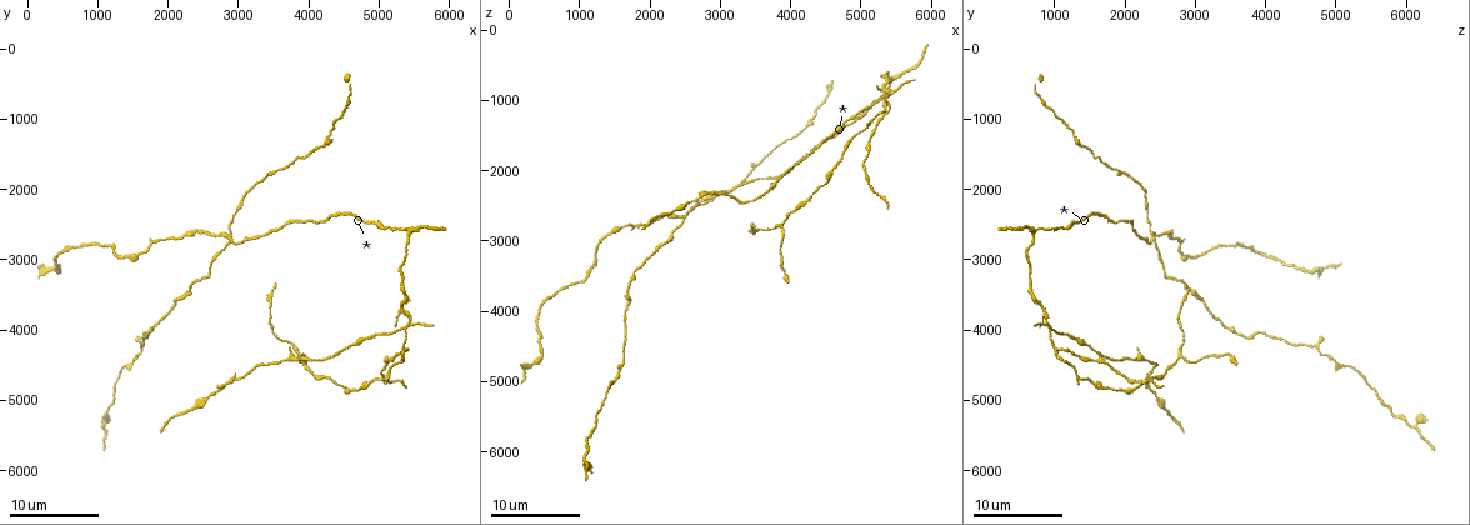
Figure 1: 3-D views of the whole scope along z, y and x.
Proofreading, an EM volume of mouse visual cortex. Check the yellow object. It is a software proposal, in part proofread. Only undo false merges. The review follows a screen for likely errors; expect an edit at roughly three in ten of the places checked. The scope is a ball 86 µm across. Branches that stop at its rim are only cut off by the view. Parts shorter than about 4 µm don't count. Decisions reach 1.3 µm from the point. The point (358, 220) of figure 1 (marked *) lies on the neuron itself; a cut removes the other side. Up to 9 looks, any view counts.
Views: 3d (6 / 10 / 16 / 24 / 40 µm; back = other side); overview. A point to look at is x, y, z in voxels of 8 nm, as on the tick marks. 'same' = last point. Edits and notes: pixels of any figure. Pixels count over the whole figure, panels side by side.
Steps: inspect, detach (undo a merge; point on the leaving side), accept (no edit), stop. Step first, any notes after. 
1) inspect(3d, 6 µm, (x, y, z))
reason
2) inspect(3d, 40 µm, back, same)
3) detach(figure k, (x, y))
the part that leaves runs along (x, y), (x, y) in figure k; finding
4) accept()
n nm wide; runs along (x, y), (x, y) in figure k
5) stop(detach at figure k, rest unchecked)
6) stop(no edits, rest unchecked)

inspect(3d, 6 µm, (2900, 2700, 2450))
four arms meet

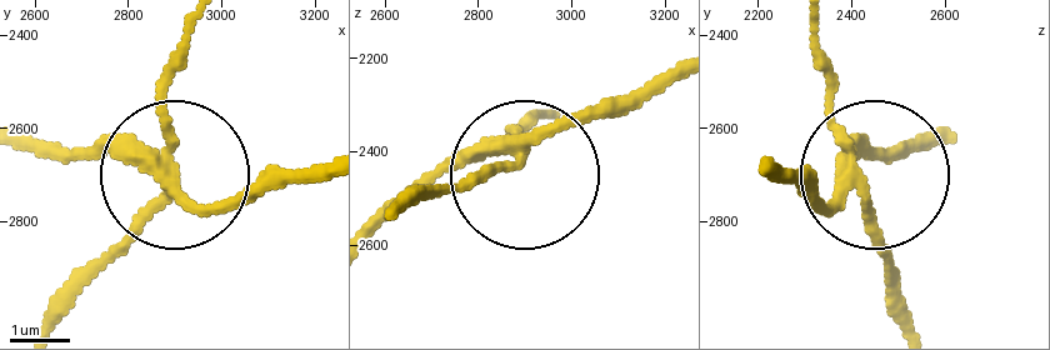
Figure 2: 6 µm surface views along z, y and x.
inspect(3d, 6 µm, back, (2880, 2730, 2420))

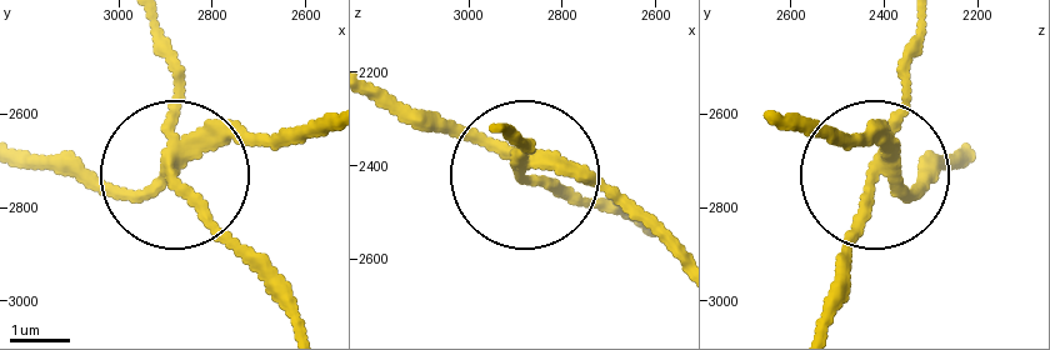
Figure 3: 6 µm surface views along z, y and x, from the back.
detach(figure 3, (206, 225))
210 nm wide; two neurons meet here

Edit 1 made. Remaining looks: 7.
inspect(overview)

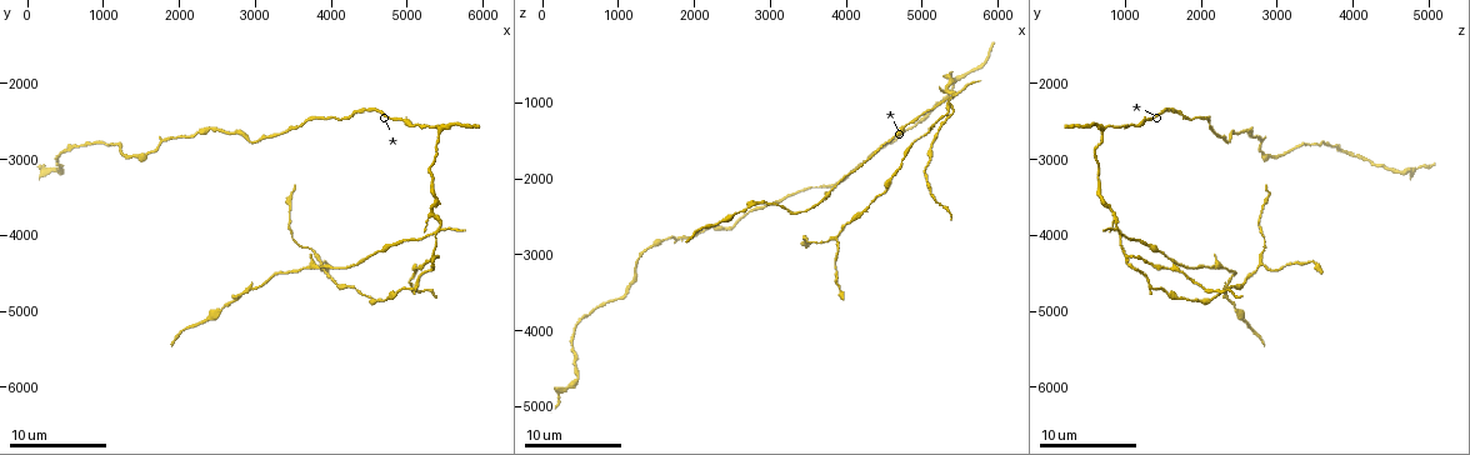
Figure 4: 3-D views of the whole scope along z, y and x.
inspect(3d, 16 µm, (5400, 2600, 700))
three-way junction

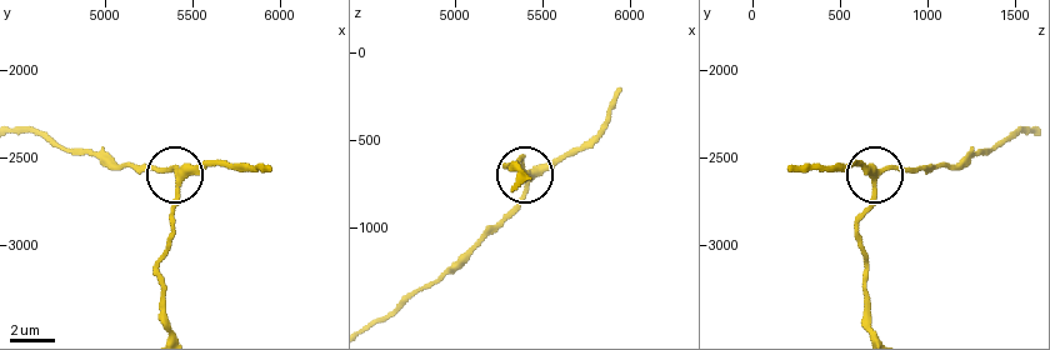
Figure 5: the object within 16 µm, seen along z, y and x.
inspect(3d, 6 µm, (5440, 2620, 700))

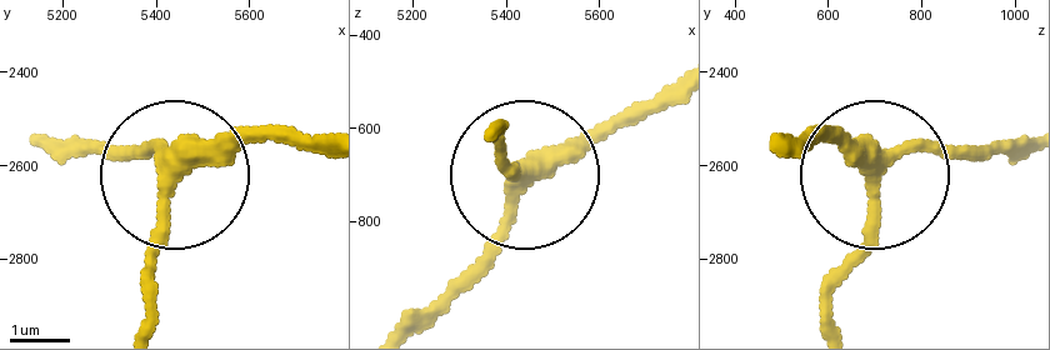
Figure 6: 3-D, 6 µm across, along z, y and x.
accept()
runs along (1029, 138), (880, 168), (825, 138), (780, 138) in figure 6; all the same neuron

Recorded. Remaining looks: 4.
inspect(3d, 16 µm, (5350, 3950, 900))
three-way junction

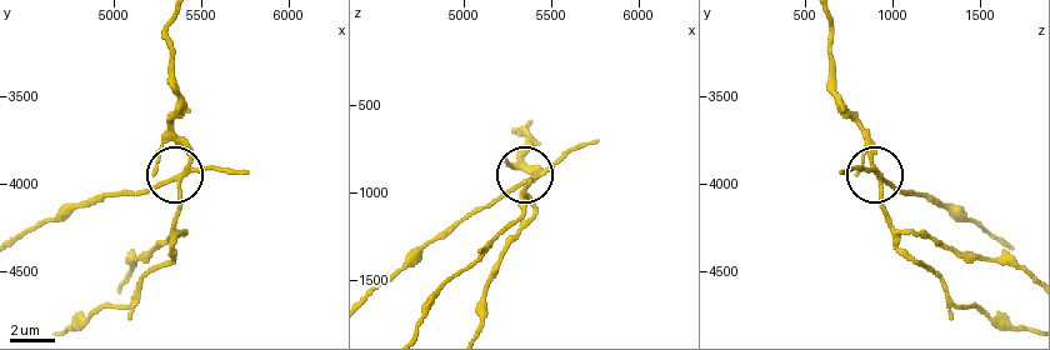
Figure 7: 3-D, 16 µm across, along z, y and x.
inspect(3d, 16 µm, back, (5320, 3980, 940))

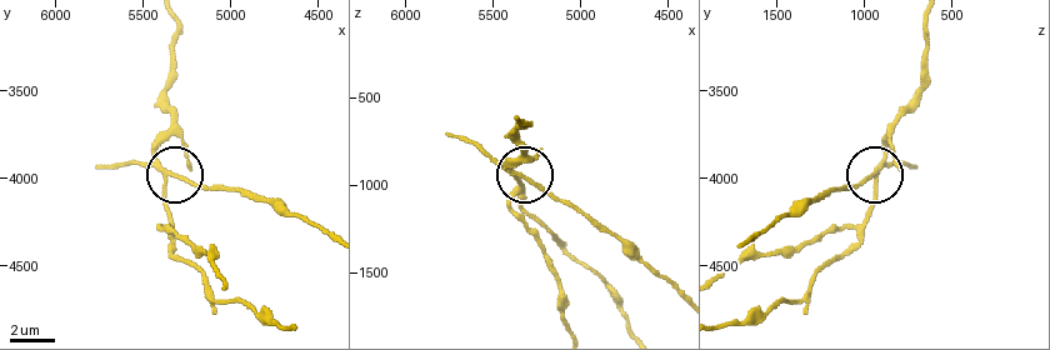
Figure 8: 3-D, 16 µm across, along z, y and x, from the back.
detach(figure 8, (188, 181))
3 arms; the part that leaves runs along (163, 169), (206, 186), (279, 199), (329, 233) in figure 8; two neurons meet here

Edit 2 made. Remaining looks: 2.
inspect(3d, 10 µm, (4800, 4800, 1750))

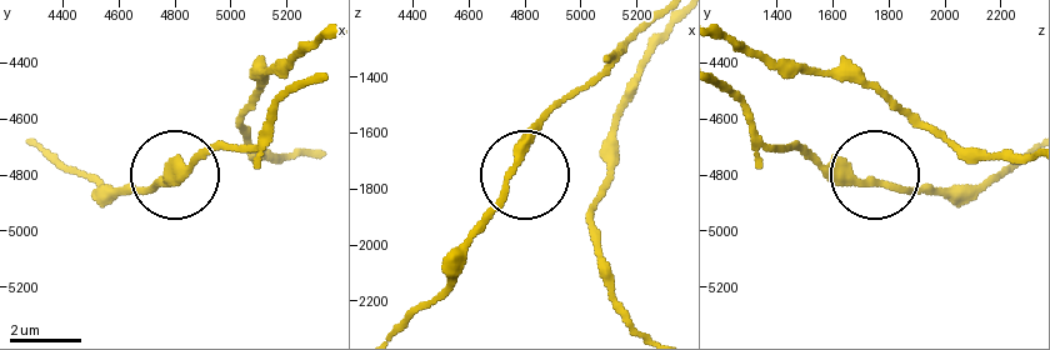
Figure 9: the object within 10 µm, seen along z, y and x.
accept()
260 nm wide; runs along (728, 89), (763, 140), (793, 143), (835, 173), (958, 188) in figure 9; continuous, no second neuron

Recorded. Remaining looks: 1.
stop(detach at figure 3, detach at figure 8, rest unchecked)

